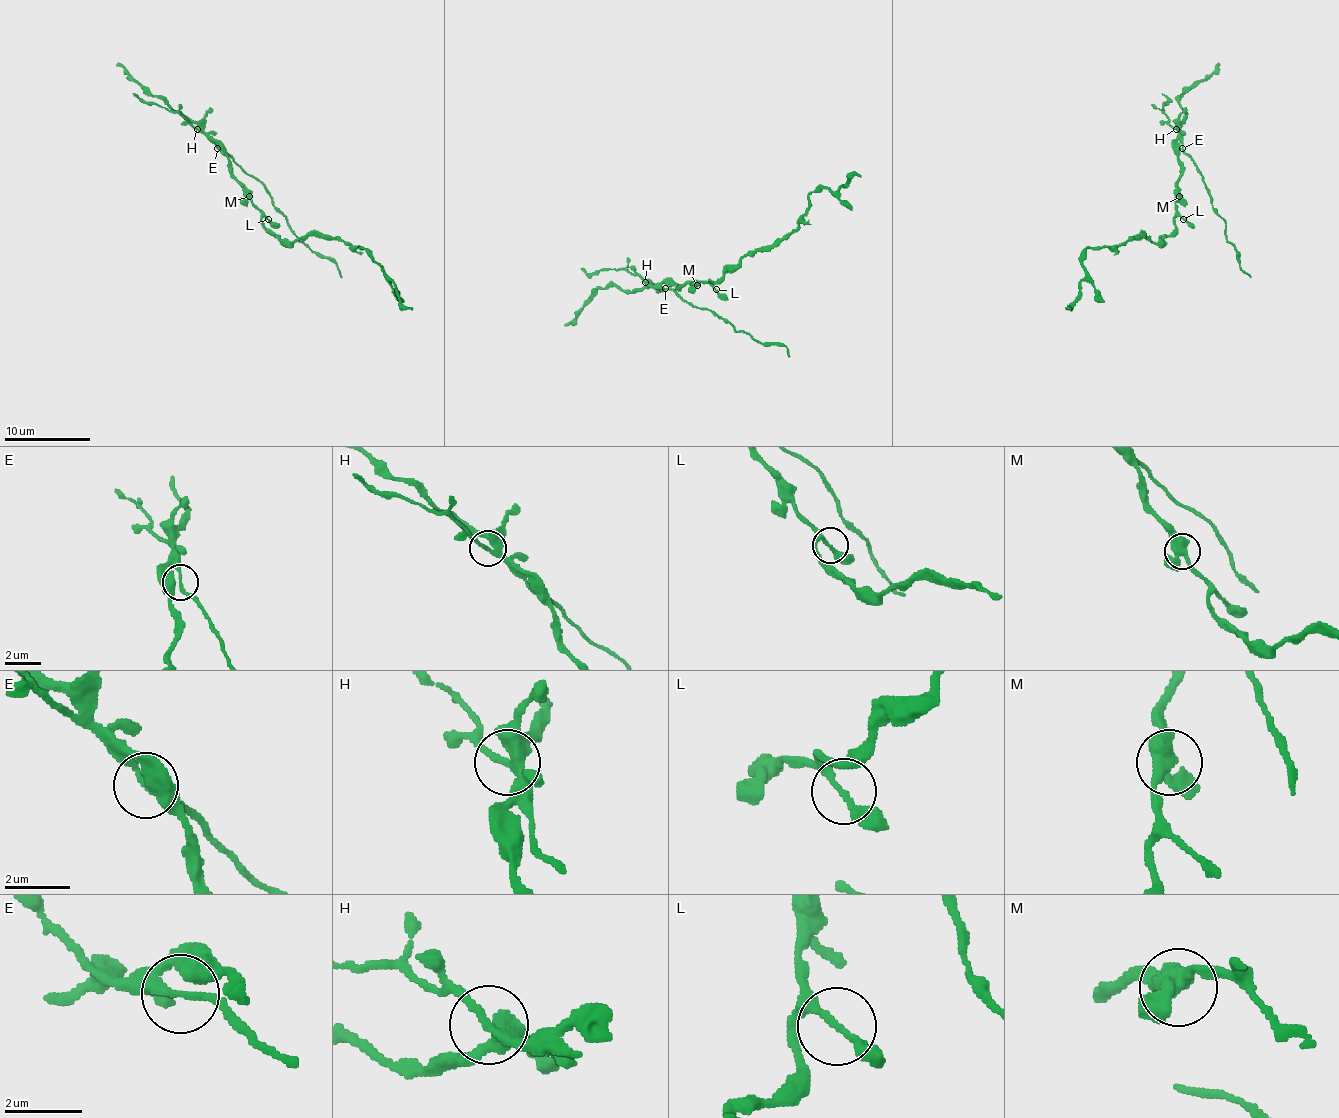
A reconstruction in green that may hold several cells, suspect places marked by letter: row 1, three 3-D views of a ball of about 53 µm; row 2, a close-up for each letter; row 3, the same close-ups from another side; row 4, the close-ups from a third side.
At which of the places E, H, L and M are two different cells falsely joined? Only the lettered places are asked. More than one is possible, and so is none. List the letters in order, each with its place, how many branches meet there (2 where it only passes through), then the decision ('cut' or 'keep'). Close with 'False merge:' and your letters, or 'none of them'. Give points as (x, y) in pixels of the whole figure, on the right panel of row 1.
E: at (1182, 148); 2 branches meet; cut
H: at (1176, 129); 4 branches meet; cut
L: at (1183, 219); 2 branches meet; keep
M: at (1179, 196); 3 branches meet; keep
False merge: E, H

